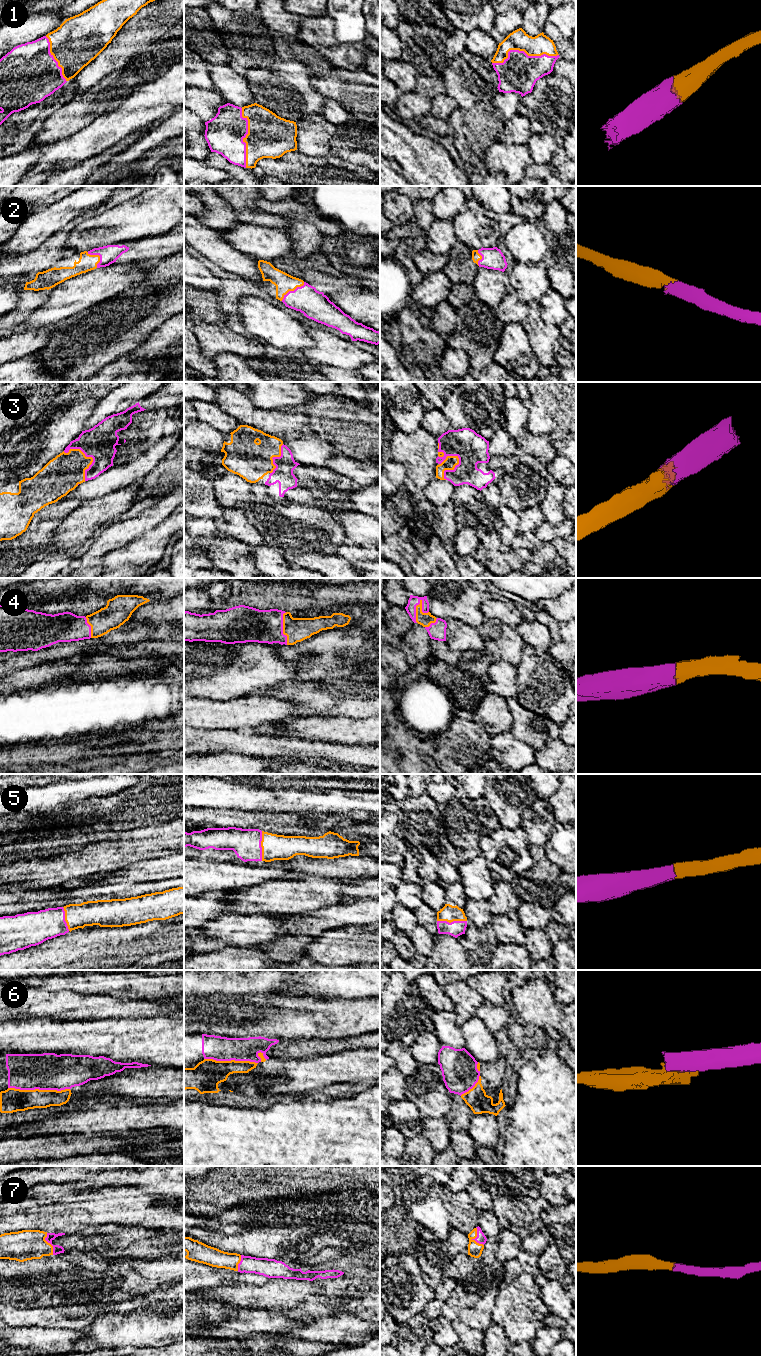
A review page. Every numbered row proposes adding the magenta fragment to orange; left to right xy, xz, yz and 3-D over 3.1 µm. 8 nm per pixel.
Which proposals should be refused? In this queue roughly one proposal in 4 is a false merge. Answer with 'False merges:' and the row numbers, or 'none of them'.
False merges: 6

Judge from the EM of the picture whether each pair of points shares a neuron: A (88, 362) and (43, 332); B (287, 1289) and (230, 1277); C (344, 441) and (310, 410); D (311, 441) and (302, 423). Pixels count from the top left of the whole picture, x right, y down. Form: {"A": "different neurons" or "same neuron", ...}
{"A": "different neurons", "B": "different neurons", "C": "same neuron", "D": "different neurons"}

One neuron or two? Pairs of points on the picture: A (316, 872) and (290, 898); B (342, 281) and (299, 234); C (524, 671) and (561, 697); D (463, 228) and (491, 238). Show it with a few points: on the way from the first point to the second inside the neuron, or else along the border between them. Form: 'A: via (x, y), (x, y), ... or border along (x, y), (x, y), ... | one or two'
A: border along (308, 877), (323, 878) | two
B: border along (294, 253), (301, 255), (320, 254) | two
C: via (533, 675), (552, 694) | one
D: via (470, 228), (481, 228), (484, 231) | one

